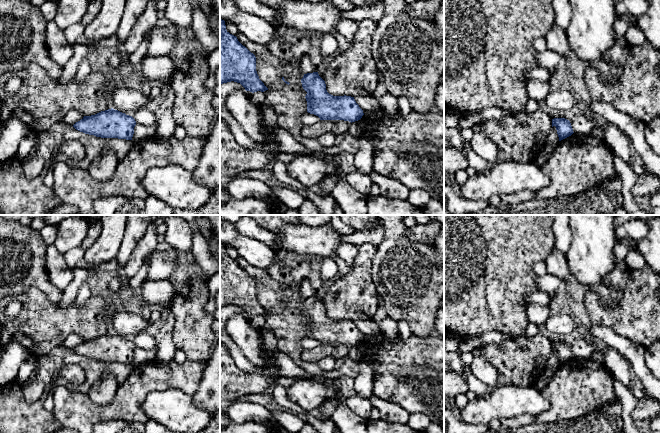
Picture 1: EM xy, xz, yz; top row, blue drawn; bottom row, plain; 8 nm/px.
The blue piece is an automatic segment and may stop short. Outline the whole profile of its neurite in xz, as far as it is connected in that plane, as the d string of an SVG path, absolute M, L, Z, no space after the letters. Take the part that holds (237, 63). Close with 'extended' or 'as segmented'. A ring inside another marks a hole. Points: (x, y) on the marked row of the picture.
M220 19L220 85L231 81L240 83L252 93L268 90L257 74L255 55L226 30L225 21Z; as segmented

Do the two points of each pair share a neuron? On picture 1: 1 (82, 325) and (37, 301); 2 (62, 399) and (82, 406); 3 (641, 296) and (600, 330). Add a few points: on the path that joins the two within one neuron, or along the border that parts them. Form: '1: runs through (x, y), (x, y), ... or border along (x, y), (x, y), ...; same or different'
1: runs through (71, 320), (56, 320), (48, 312); same
2: runs through (67, 404), (69, 406), (77, 406); same
3: border along (611, 326), (618, 334), (630, 340); different

